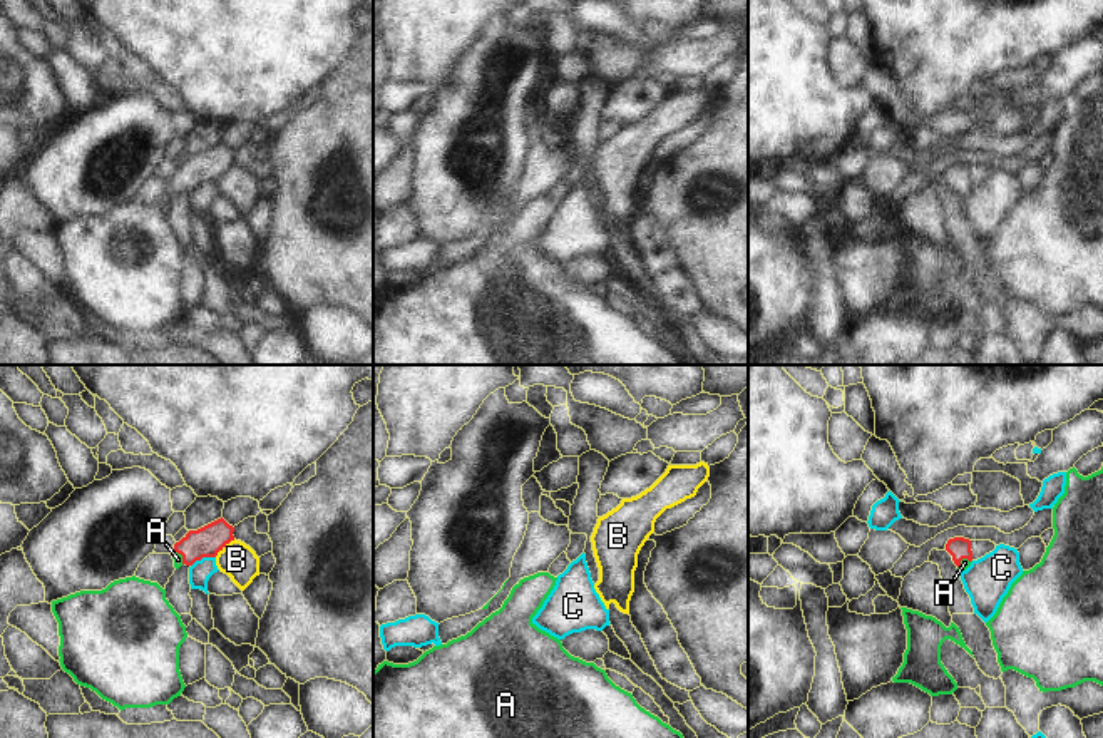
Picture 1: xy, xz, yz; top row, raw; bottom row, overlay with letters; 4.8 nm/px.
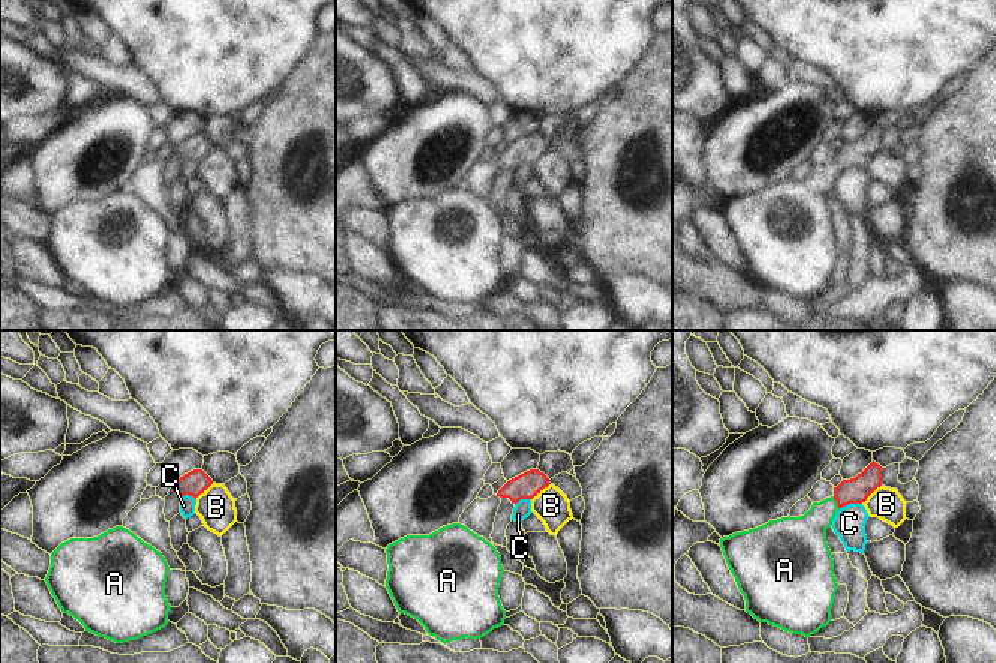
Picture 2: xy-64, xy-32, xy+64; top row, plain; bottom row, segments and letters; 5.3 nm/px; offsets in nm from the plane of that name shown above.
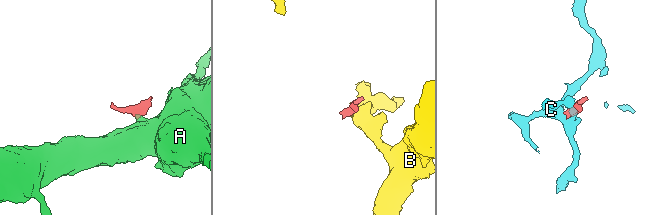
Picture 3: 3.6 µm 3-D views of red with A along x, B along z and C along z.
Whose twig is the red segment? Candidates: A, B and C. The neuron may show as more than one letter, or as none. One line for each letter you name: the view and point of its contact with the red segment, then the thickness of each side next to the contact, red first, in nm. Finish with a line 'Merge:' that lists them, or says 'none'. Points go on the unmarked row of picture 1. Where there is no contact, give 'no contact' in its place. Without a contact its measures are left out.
A: meets red in yz at (963, 183); 110 nm thick on the red side, 50 nm on the other
Merge: A

